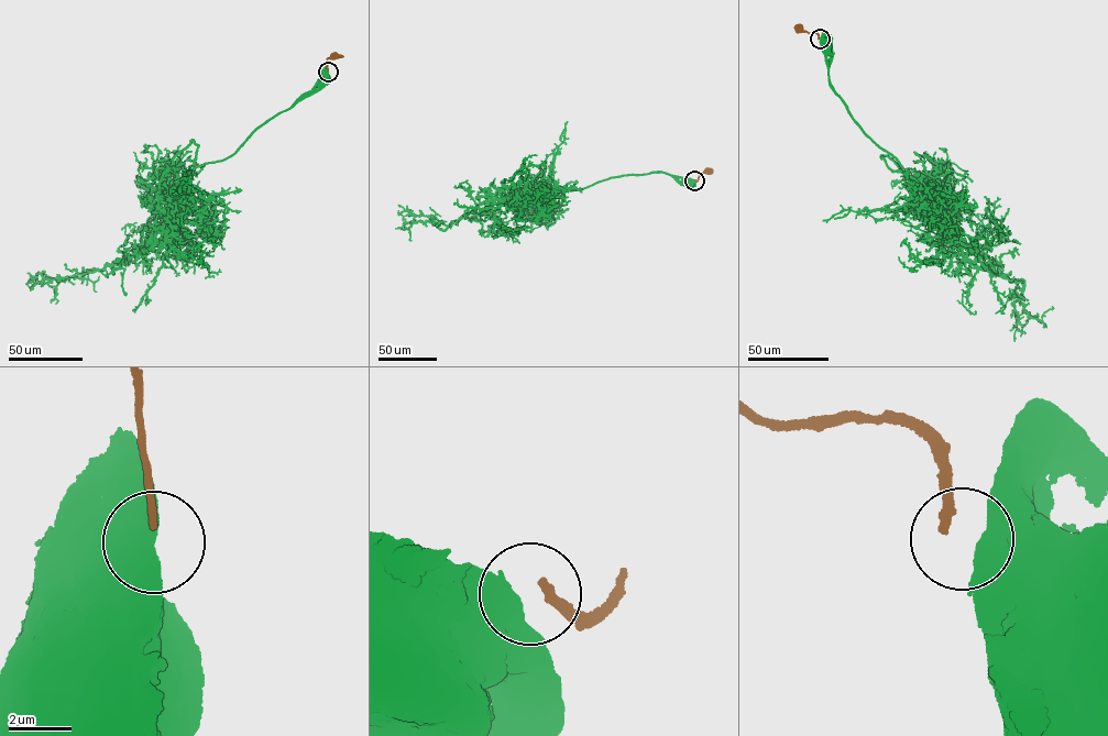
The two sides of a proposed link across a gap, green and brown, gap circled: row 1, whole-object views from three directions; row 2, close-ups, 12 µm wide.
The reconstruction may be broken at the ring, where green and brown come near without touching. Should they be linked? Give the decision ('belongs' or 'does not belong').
does not belong

